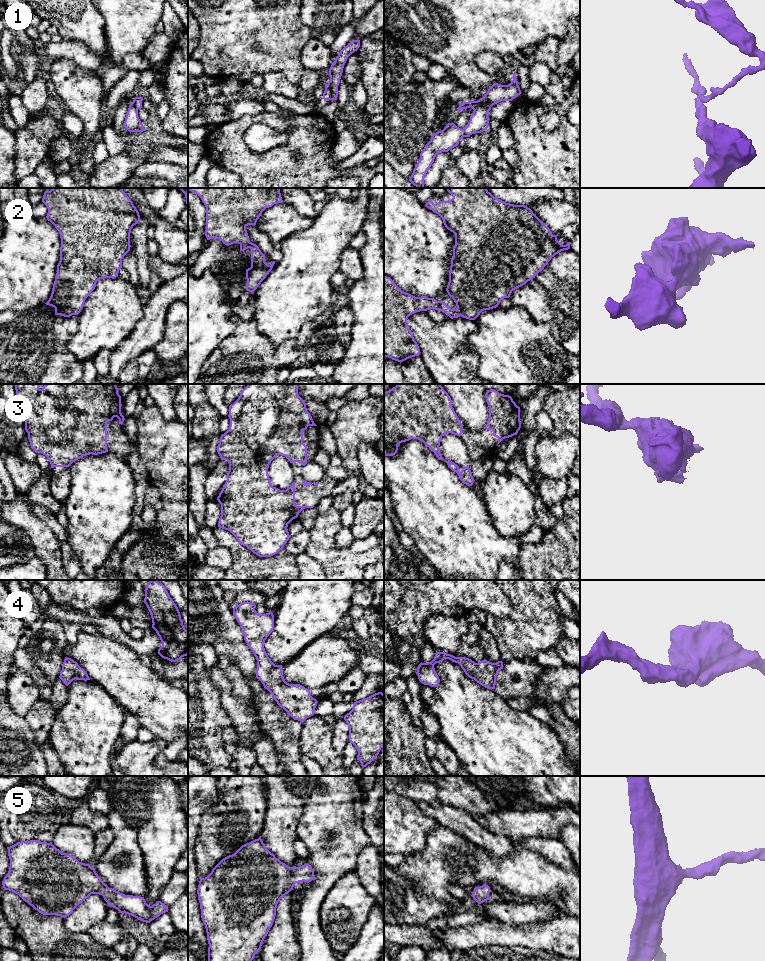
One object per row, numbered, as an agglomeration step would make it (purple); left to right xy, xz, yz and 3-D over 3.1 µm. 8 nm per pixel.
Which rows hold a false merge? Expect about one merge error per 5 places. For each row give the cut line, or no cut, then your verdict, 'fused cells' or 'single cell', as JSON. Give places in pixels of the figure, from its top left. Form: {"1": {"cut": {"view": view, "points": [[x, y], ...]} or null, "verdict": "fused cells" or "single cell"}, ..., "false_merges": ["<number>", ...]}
{"1": {"cut": {"view": "yz", "points": [[491, 106], [478, 106], [474, 110]]}, "verdict": "fused cells"}, "2": {"cut": null, "verdict": "single cell"}, "3": {"cut": null, "verdict": "single cell"}, "4": {"cut": null, "verdict": "single cell"}, "5": {"cut": null, "verdict": "single cell"}, "false_merges": ["1"]}

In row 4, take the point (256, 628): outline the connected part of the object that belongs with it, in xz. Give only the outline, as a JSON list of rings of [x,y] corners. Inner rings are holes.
[[[243,602],[233,608],[233,614],[242,628],[245,642],[256,657],[256,678],[289,716],[303,723],[314,715],[318,701],[304,686],[287,683],[282,665],[275,665],[268,657],[264,643],[274,629],[274,615],[272,612],[258,614],[255,608],[254,603]]]

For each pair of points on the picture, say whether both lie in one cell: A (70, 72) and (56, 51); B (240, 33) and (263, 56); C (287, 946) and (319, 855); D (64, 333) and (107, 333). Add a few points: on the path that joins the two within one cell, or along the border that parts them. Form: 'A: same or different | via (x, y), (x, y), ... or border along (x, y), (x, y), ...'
A: different | border along (47, 64), (60, 59), (69, 59), (83, 68)
B: same | via (247, 40), (250, 43), (250, 48), (256, 52)
C: different | border along (295, 920), (297, 942), (300, 945)
D: different | border along (78, 321), (78, 330), (67, 343), (75, 357)

